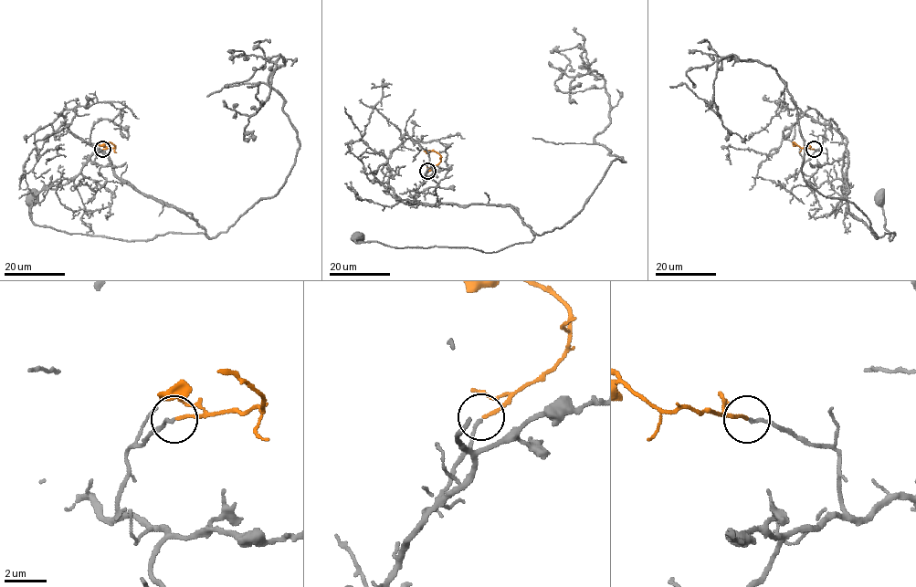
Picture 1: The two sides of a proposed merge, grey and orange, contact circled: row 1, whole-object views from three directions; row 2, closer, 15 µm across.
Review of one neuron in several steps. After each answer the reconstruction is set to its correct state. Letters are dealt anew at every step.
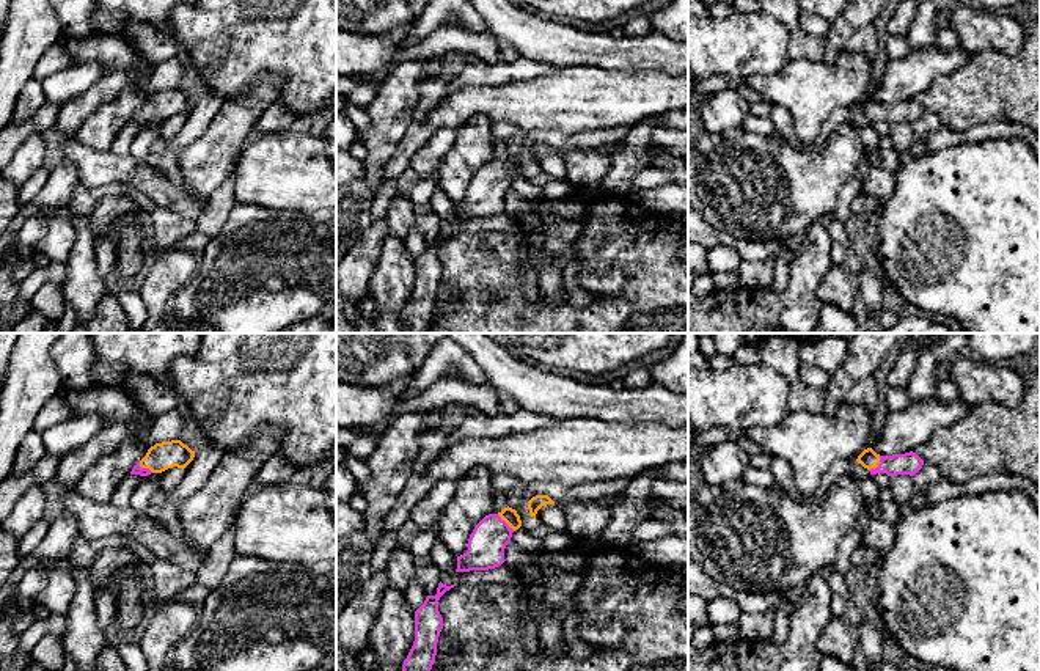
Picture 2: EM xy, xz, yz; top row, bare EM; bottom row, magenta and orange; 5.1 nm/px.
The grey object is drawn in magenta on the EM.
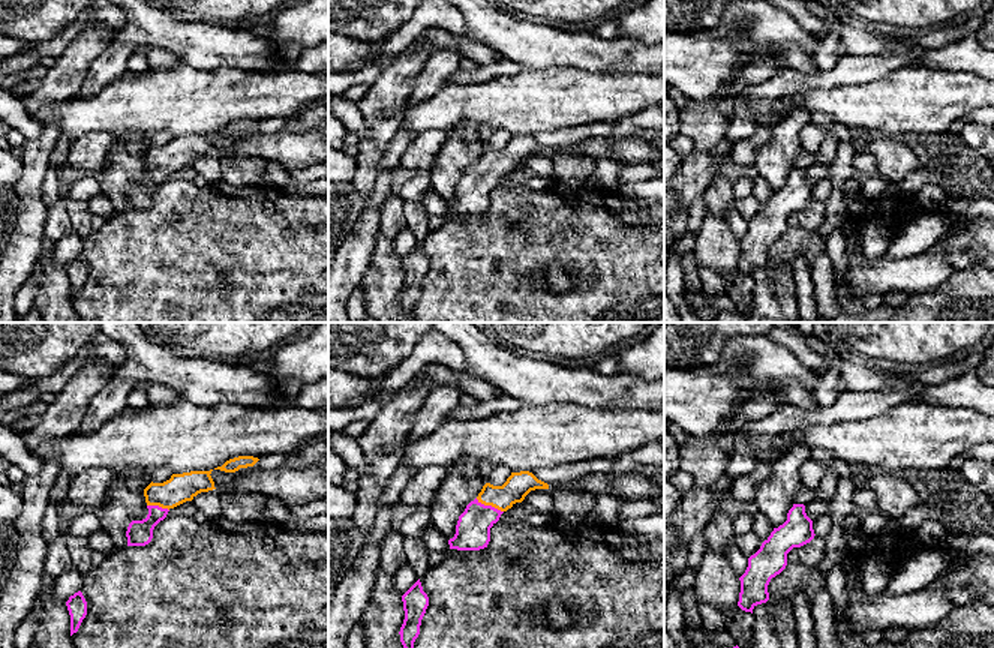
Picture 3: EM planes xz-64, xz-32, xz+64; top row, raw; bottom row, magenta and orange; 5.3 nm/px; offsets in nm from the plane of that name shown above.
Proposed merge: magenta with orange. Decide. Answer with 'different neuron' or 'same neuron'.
same neuron

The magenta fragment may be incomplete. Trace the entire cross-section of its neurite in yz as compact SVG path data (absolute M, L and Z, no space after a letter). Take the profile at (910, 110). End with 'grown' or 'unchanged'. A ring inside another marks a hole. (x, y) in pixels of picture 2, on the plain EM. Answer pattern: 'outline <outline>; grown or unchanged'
outline M872 96L864 97L858 104L856 110L867 116L870 123L886 121L888 124L913 124L924 113L924 108L913 99L905 102L880 104Z; grown

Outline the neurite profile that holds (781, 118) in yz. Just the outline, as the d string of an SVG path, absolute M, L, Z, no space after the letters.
M771 105L768 118L773 121L779 137L784 138L795 149L801 151L803 143L795 134L795 123L789 110L781 105Z

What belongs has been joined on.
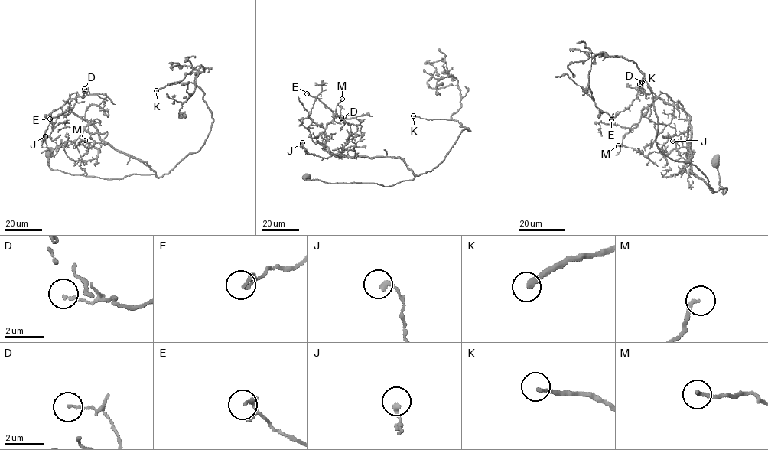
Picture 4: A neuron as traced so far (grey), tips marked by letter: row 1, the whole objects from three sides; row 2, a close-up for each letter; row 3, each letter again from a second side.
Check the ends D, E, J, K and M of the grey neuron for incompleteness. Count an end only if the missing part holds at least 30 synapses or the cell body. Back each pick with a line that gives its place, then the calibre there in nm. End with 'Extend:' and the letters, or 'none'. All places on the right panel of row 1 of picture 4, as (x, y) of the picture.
K: (639, 84) | 200 nm
Extend: K

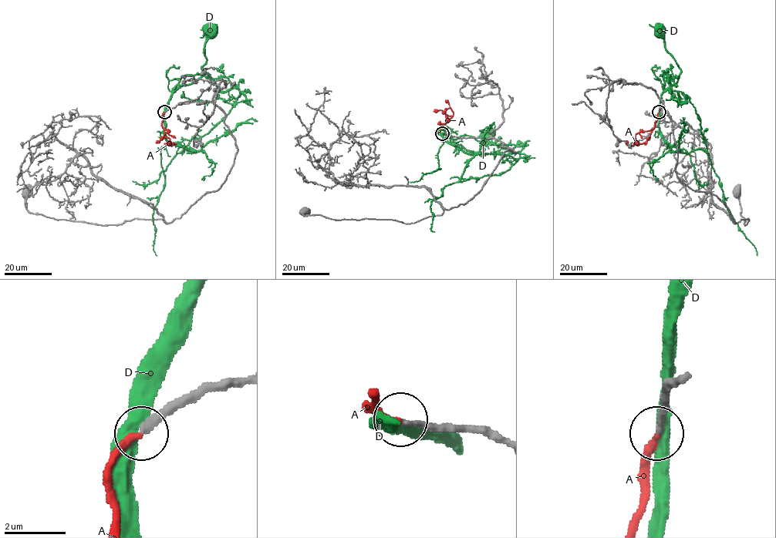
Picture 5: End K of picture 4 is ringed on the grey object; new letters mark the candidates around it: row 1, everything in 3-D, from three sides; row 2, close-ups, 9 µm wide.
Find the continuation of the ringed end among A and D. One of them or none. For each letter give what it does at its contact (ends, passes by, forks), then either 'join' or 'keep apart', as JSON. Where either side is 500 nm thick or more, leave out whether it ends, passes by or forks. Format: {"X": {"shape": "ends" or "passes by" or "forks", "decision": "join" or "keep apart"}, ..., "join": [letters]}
{"A": {"shape": "ends", "decision": "join"}, "D": {"shape": "passes by", "decision": "keep apart"}, "join": ["A"]}

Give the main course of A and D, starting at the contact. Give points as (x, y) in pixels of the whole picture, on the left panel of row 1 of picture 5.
A: (164, 112), (161, 122), (164, 136), (175, 144), (171, 146), (169, 140)
D: (165, 111), (170, 95), (204, 73), (205, 38), (212, 28)

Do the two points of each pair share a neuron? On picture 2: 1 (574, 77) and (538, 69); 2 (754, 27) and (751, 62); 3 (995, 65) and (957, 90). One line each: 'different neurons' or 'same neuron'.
1: different neurons
2: same neuron
3: same neuron

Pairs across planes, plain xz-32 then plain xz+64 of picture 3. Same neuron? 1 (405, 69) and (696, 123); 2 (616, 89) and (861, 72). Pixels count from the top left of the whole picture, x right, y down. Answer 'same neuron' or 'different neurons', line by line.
1: same neuron
2: different neurons

